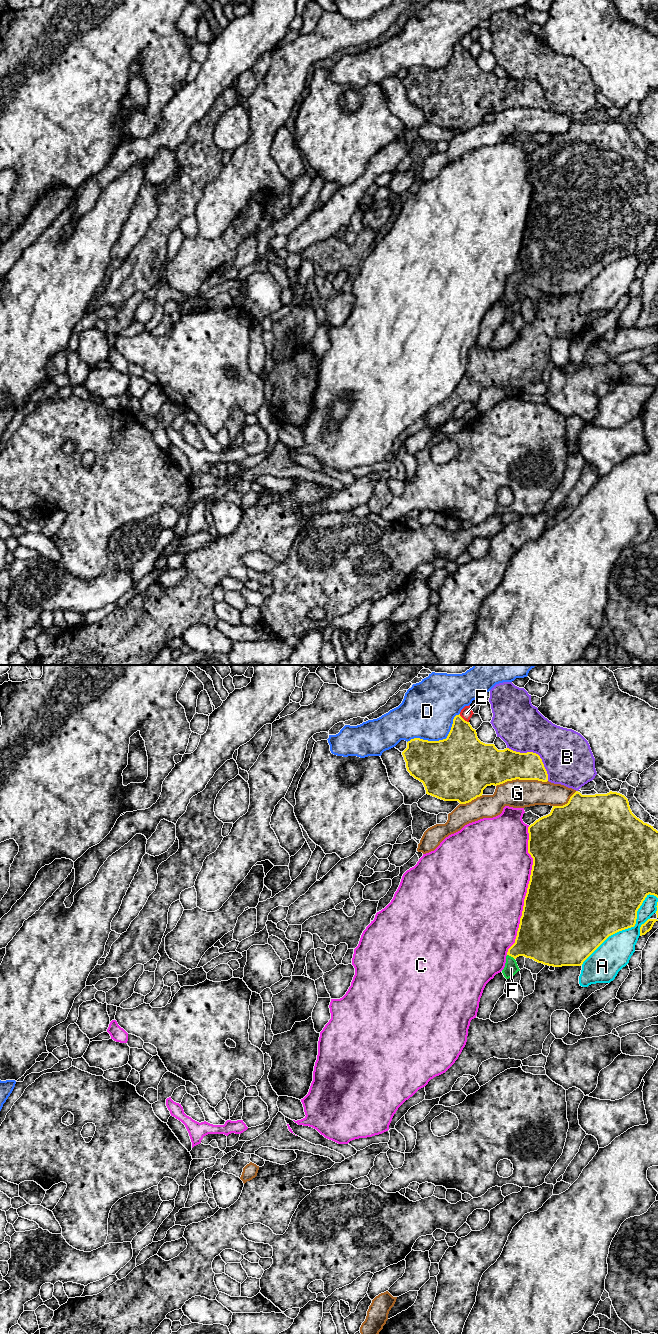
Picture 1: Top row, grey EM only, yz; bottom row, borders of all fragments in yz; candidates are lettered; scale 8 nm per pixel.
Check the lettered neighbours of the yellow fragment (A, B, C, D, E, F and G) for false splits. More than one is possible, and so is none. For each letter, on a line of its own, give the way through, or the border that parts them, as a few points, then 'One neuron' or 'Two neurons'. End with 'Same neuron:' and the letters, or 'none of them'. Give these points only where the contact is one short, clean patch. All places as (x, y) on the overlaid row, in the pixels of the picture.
A: Two neurons
B: Two neurons
C: Two neurons
D: Two neurons
E: Two neurons
F: Path across: yz (537, 939), (519, 948), (511, 956), (511, 968). One neuron
G: Two neurons
Same neuron: F

